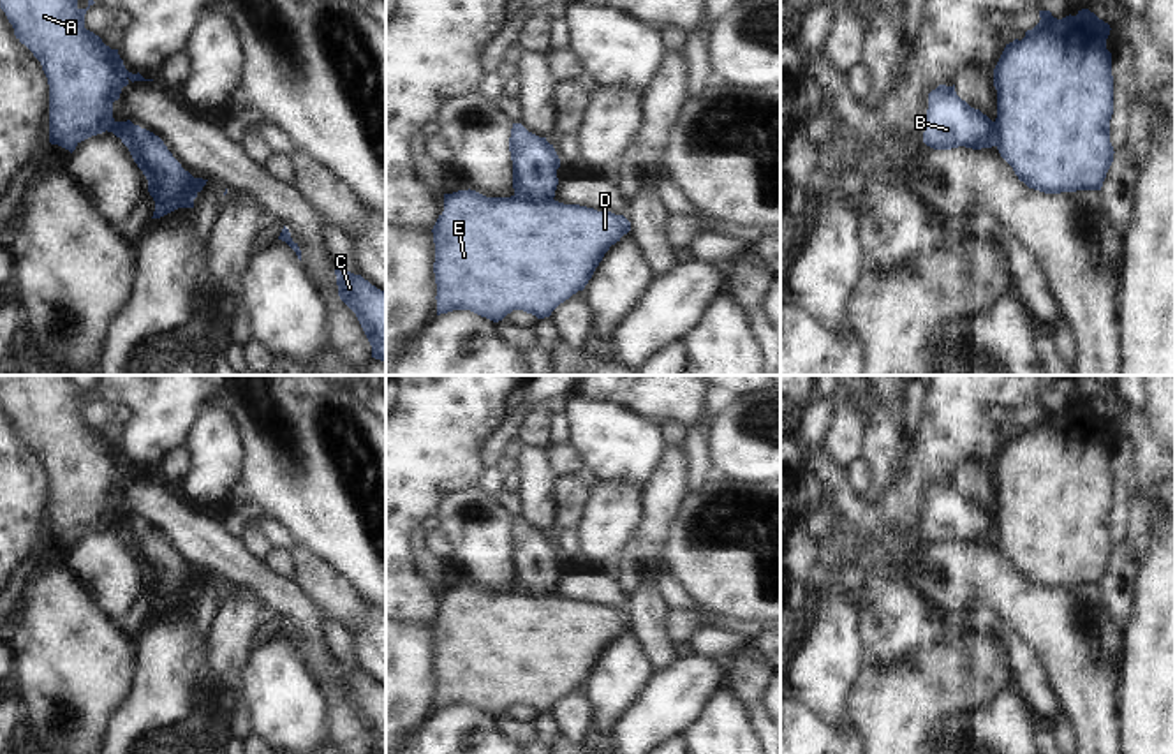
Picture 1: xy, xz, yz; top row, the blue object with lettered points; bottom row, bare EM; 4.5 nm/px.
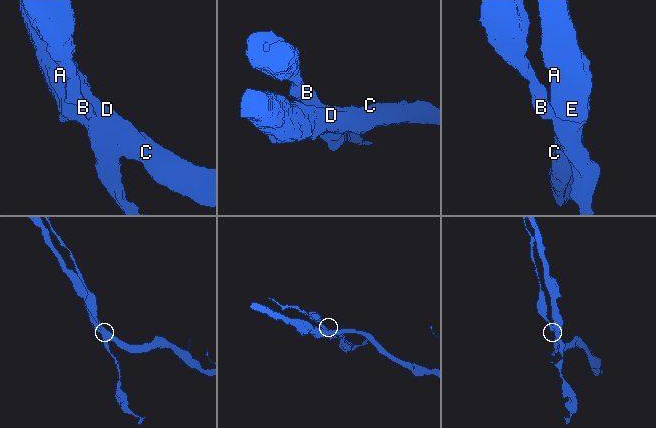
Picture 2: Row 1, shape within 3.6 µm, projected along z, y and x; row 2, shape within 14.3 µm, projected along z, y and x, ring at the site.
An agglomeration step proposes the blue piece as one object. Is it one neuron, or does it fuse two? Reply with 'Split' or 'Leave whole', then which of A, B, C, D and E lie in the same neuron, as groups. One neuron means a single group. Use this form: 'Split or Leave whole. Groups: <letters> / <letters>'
Split. Groups: A C D E / B.

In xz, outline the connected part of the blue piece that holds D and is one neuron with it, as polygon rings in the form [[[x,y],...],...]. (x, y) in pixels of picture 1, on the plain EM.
[[[444,588],[435,638],[437,710],[470,705],[493,717],[513,705],[537,713],[583,685],[611,639],[631,625],[624,610],[523,588]]]

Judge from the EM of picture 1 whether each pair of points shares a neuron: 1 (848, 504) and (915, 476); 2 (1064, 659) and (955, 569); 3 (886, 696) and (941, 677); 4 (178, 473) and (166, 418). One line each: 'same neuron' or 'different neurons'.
1: same neuron
2: same neuron
3: same neuron
4: different neurons

